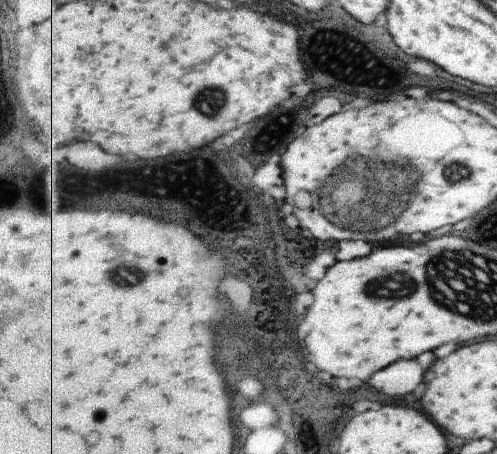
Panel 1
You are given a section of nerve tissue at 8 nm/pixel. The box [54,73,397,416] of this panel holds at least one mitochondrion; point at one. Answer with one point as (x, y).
(209, 102)

